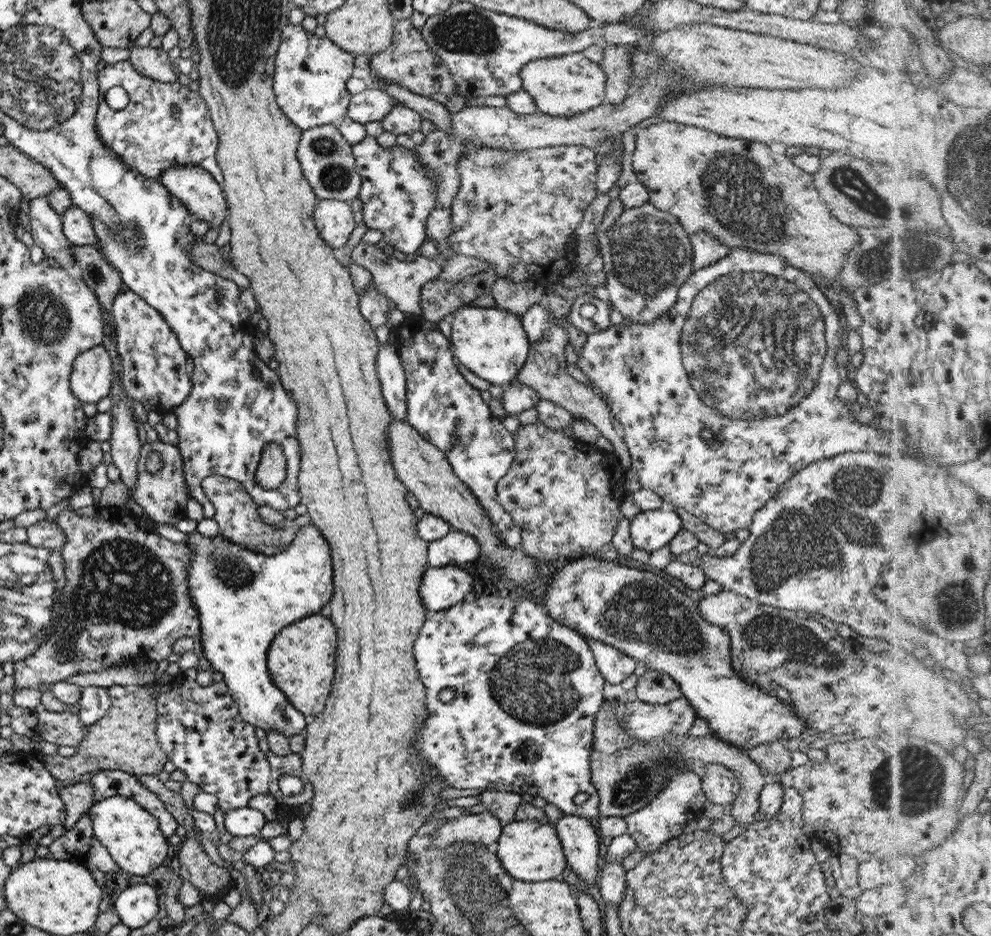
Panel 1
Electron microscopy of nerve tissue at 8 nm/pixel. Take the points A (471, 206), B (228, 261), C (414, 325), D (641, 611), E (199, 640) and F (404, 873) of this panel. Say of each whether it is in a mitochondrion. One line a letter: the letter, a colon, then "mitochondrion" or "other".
A: mitochondrion
B: other
C: other
D: mitochondrion
E: other
F: other

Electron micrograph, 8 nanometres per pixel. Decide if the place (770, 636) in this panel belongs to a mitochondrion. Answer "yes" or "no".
yes

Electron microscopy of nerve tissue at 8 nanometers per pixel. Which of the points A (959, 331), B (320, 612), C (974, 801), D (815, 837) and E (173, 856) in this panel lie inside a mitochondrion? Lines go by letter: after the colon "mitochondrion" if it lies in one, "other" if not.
A: other
B: other
C: other
D: other
E: other

